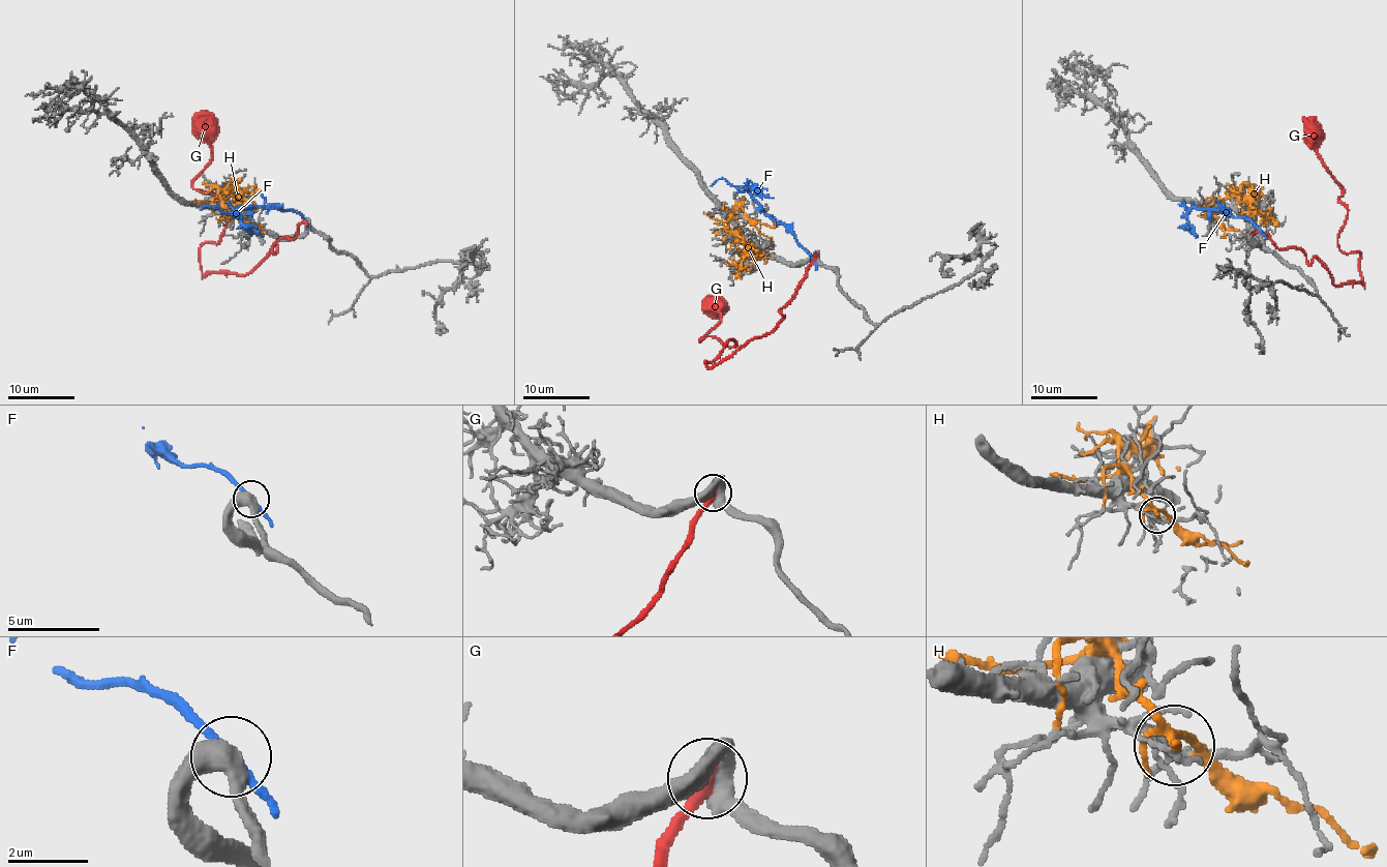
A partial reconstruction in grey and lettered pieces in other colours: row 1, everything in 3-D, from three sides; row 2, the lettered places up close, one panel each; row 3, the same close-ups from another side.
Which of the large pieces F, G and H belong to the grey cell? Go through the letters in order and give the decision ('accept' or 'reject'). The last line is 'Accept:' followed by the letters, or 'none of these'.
F: reject
G: accept
H: reject
Accept: G

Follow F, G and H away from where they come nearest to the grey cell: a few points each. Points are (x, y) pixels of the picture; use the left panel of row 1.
F: (305, 219), (291, 210), (262, 207), (238, 207), (232, 212), (213, 207), (200, 209)
G: (305, 222), (244, 274), (203, 274), (200, 247), (221, 239), (230, 210), (192, 187), (211, 158), (202, 111)
H: (232, 215), (219, 195), (231, 192), (236, 197), (233, 213), (238, 214), (246, 206)

